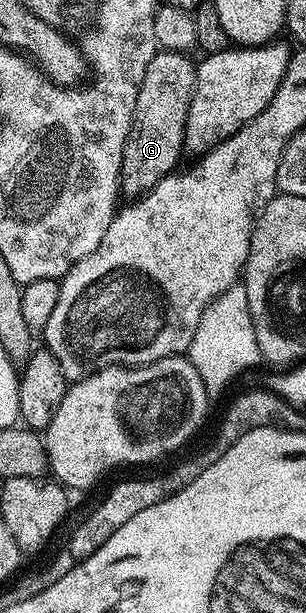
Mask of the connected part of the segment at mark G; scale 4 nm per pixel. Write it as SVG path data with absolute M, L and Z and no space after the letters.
M163 50L157 51L156 57L150 62L150 66L146 66L146 78L142 78L142 86L138 90L138 98L136 99L136 105L134 106L134 118L132 119L132 125L130 126L130 134L126 138L126 146L124 147L124 153L122 154L122 170L120 171L120 186L123 195L128 198L136 198L141 194L148 191L149 188L153 188L157 182L163 178L163 176L170 176L173 172L177 171L178 165L176 164L180 160L180 155L185 155L186 149L184 146L184 135L186 134L186 118L190 114L190 102L192 101L192 91L196 85L196 66L197 61L191 60L191 55L182 52L165 52Z

